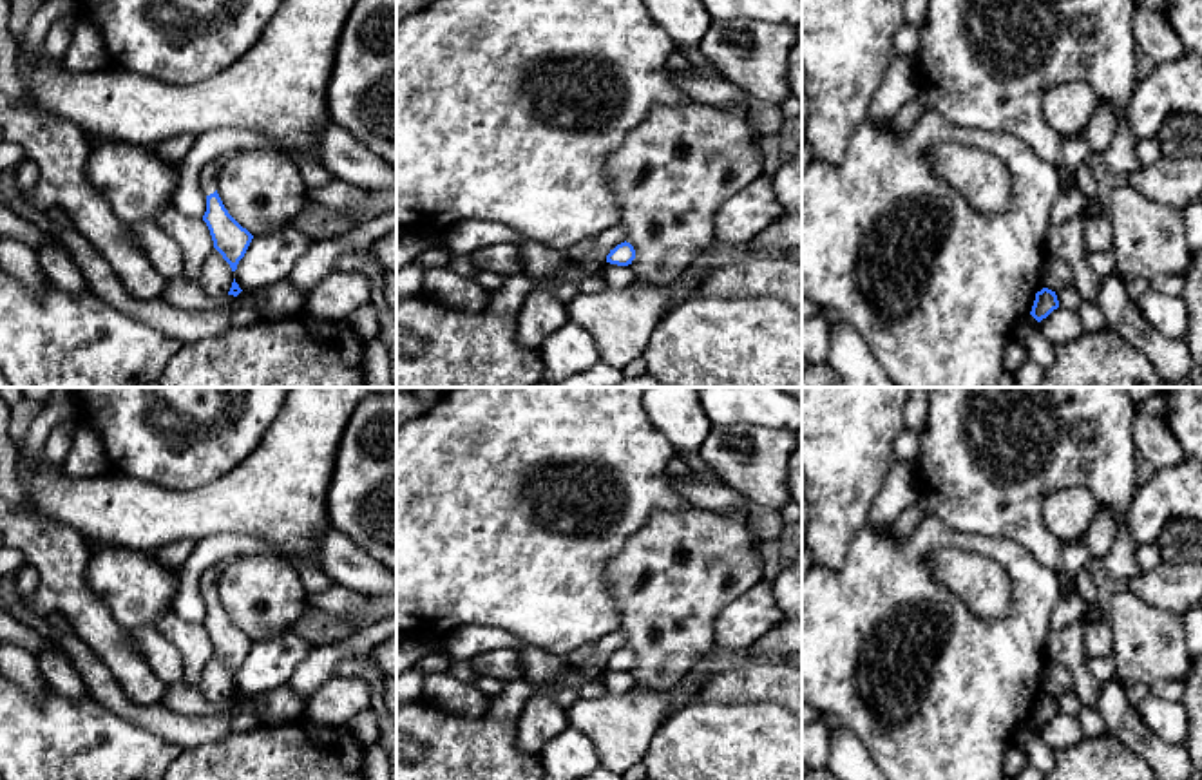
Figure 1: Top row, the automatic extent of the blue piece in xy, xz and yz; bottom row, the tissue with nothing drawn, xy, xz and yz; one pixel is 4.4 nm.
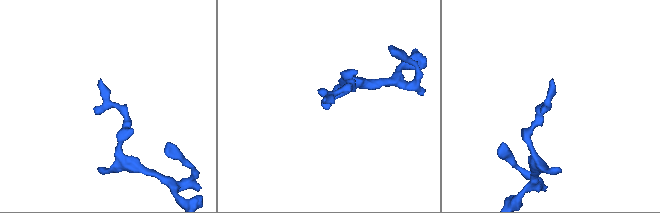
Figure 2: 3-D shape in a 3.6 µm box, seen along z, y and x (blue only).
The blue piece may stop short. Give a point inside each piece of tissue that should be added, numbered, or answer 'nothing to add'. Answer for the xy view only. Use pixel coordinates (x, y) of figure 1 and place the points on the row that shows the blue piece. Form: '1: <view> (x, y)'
1: xy (209, 176)

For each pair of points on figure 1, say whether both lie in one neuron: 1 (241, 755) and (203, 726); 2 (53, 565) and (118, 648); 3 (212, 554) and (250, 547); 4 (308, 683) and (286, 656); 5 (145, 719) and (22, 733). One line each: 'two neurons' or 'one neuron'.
1: two neurons
2: one neuron
3: one neuron
4: two neurons
5: two neurons

